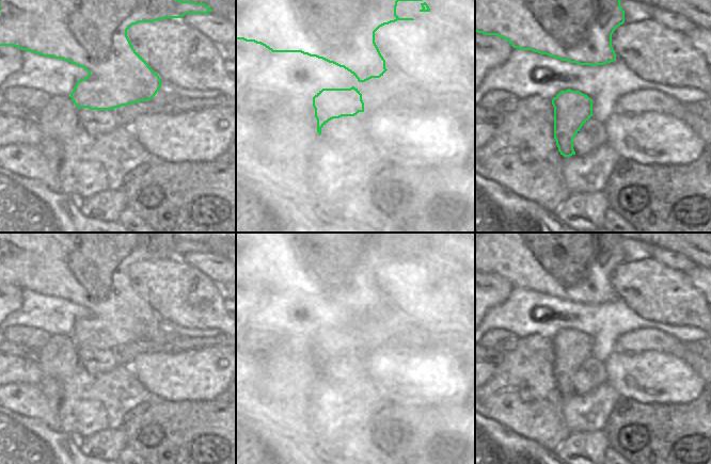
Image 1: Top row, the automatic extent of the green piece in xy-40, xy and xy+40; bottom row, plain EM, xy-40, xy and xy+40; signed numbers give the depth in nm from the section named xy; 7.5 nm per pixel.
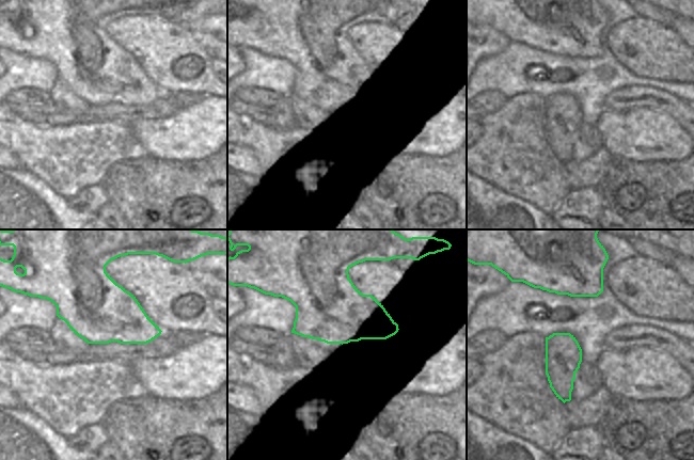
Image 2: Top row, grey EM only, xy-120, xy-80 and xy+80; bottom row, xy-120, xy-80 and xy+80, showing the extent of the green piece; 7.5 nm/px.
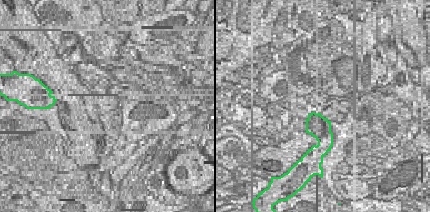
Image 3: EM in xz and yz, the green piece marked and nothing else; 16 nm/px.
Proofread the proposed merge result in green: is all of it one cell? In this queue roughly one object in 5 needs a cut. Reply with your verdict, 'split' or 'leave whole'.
leave whole

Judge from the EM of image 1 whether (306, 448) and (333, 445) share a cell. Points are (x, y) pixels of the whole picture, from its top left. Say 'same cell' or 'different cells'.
different cells

